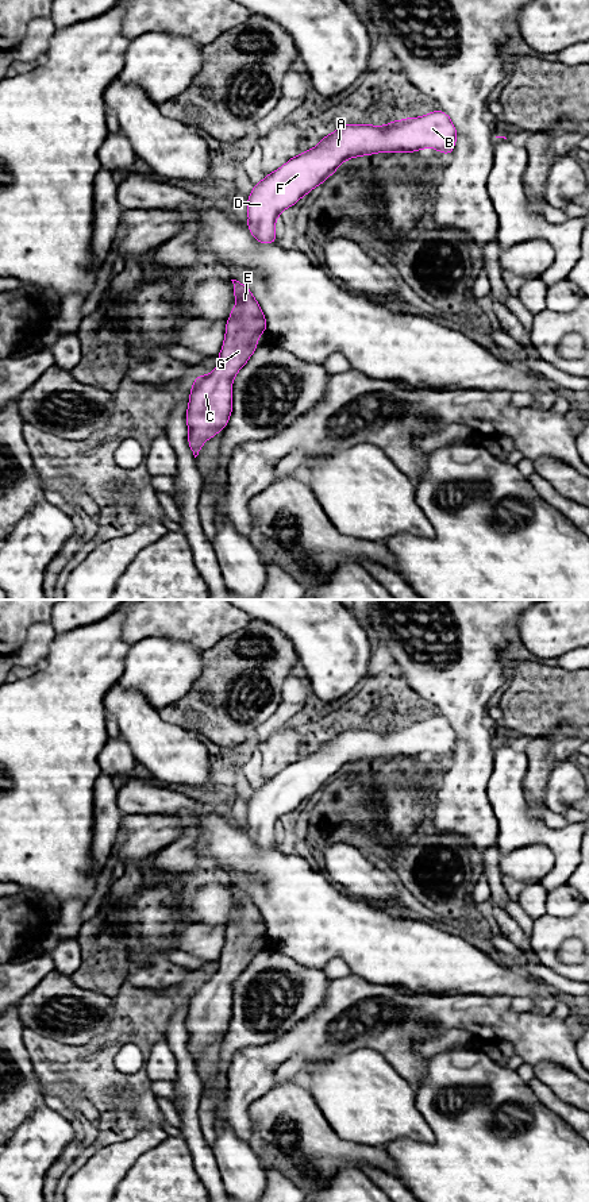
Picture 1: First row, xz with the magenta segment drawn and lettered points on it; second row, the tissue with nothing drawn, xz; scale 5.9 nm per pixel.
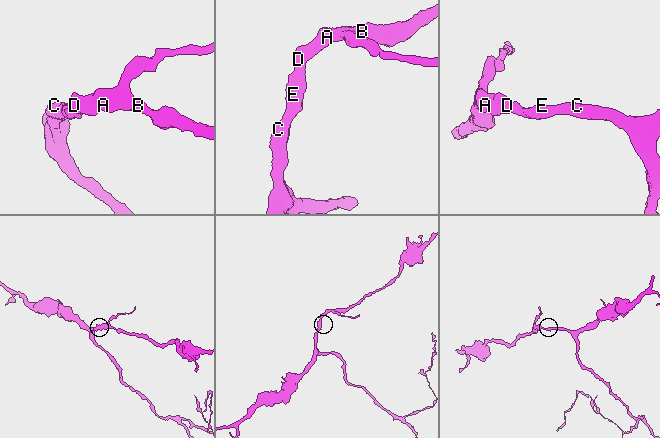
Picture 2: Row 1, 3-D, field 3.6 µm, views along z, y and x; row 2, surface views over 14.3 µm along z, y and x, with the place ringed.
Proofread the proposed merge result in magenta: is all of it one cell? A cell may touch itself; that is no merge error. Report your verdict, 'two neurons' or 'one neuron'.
one neuron

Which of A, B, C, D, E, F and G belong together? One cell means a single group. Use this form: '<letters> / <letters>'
A B C D E F G

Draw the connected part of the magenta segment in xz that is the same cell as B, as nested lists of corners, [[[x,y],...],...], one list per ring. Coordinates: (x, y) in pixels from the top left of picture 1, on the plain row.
[[[439,714],[386,731],[339,731],[316,752],[290,763],[254,790],[247,804],[247,833],[259,848],[274,848],[274,827],[280,818],[323,789],[346,764],[376,758],[413,758],[426,752],[451,759],[455,746],[457,735],[450,721]]]

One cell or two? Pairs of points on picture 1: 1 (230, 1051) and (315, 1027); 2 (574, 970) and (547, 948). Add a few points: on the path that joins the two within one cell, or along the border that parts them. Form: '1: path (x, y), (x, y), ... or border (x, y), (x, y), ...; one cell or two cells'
1: border (305, 1017), (274, 1040), (250, 1047); two cells
2: path (566, 970), (550, 956); one cell

